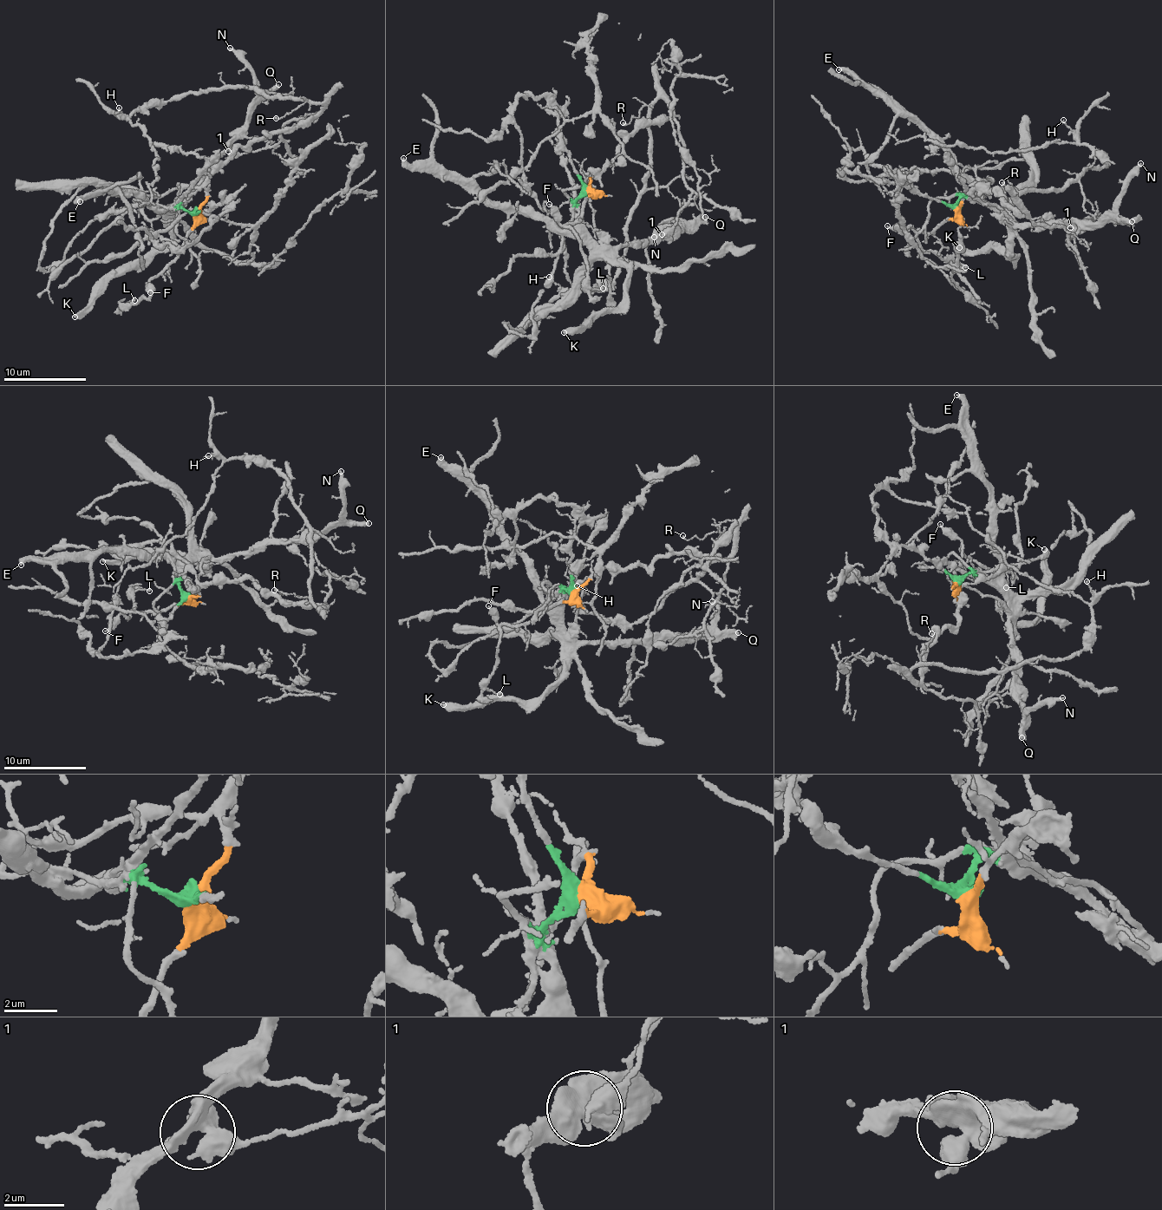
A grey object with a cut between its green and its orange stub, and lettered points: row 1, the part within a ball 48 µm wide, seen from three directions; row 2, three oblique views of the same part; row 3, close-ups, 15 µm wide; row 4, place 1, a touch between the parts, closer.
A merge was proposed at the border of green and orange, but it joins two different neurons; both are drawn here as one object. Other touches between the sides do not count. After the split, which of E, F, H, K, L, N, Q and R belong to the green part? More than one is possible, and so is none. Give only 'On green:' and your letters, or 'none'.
On green: E, K, N, Q

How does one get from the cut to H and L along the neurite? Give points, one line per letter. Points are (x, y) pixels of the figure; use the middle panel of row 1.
H: (586, 191), (631, 134), (669, 116), (665, 101), (651, 110), (645, 188), (616, 275), (575, 291), (549, 276)
L: (586, 191), (591, 195), (575, 221), (565, 225), (576, 234), (588, 267), (590, 286), (599, 290), (603, 287)

